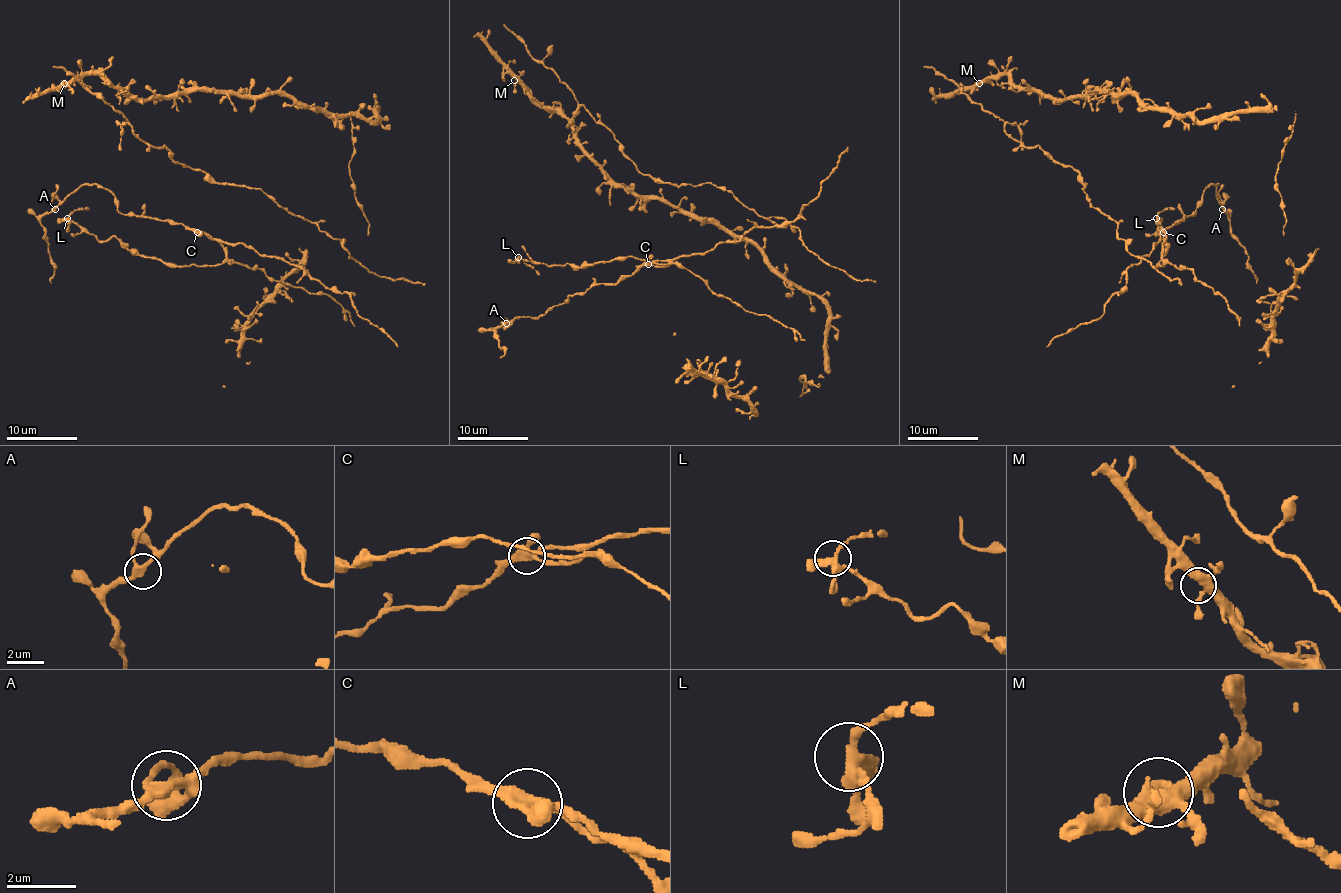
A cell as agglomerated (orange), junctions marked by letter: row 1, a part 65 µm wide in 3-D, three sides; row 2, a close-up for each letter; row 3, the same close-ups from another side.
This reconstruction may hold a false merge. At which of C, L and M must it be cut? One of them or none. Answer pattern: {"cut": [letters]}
{"cut": ["C"]}

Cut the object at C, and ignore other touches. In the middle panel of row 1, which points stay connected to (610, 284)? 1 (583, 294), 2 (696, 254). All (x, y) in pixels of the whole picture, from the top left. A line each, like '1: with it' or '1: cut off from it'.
1: with it
2: with it

